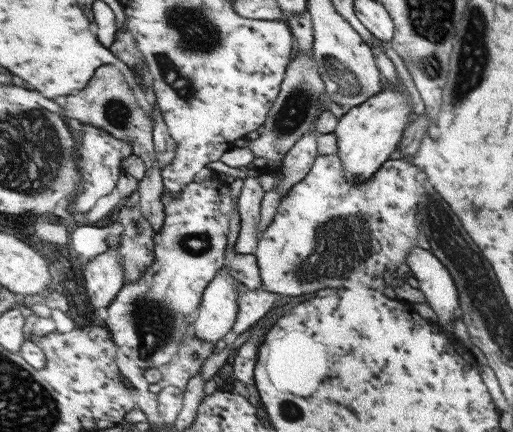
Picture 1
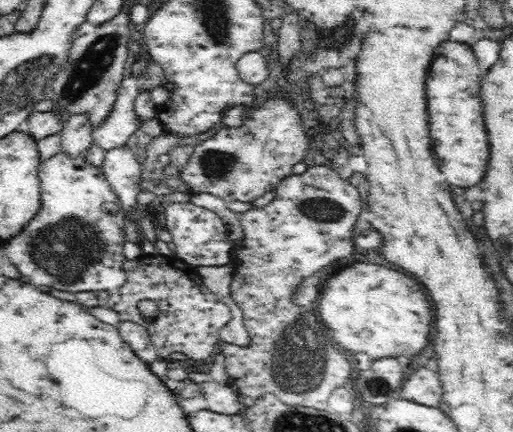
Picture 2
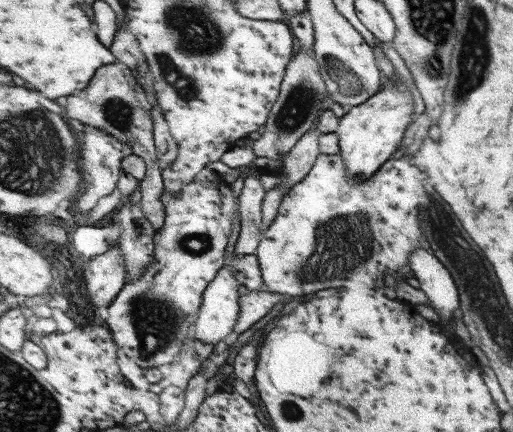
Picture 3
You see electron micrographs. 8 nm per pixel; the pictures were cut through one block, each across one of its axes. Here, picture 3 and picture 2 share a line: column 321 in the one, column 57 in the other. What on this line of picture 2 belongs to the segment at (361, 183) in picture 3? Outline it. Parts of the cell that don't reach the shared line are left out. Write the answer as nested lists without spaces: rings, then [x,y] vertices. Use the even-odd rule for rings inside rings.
[[[63,153],[40,163],[37,178],[40,181],[41,205],[26,226],[3,246],[4,254],[20,270],[22,276],[30,278],[40,286],[50,286],[64,292],[95,292],[116,288],[125,283],[121,266],[126,261],[123,252],[124,237],[120,232],[119,218],[124,209],[116,206],[116,195],[104,178],[100,178],[100,166],[91,165],[84,156],[74,158]]]

